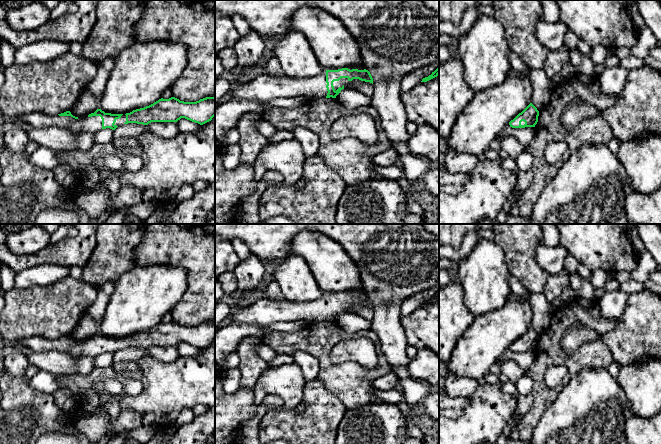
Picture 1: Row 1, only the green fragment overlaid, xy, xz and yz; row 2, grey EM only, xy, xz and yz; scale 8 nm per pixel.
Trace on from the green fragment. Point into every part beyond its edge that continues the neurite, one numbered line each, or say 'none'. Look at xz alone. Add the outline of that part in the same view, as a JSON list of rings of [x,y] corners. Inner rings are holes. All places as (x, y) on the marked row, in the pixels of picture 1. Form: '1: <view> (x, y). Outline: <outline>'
1: xz (343, 81). Outline: [[[341,78],[339,81],[334,81],[333,82],[333,86],[335,91],[339,88],[339,87],[344,87],[344,88],[348,88],[347,84],[348,84],[348,78]]]

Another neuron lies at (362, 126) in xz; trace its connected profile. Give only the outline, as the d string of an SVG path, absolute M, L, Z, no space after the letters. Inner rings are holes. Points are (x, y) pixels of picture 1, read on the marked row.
M365 113L337 119L331 126L330 135L335 141L353 137L368 146L378 142L378 130L375 121Z

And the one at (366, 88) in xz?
M353 79L347 84L348 88L356 89L366 96L372 98L374 85L370 82L361 81L359 79Z

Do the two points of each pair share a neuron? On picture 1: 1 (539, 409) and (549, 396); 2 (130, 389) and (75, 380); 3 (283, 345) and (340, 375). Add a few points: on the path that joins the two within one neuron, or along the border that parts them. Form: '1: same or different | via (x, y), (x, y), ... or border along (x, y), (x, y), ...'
1: same | via (539, 406), (546, 399)
2: same | via (117, 376), (114, 374), (95, 374), (89, 379)
3: same | via (297, 345), (309, 345), (326, 363)

